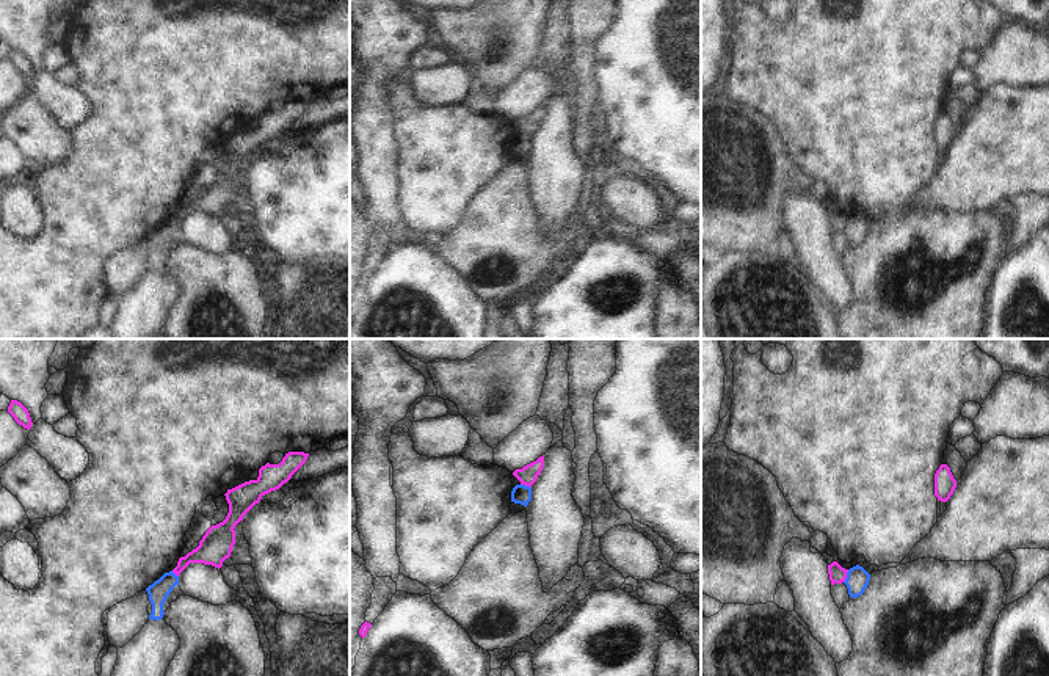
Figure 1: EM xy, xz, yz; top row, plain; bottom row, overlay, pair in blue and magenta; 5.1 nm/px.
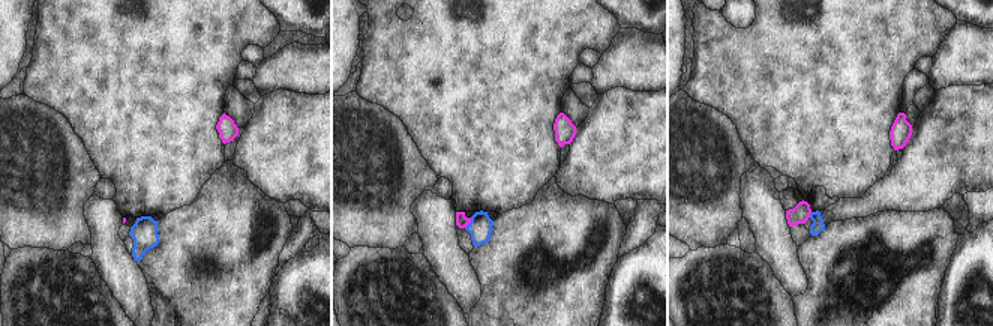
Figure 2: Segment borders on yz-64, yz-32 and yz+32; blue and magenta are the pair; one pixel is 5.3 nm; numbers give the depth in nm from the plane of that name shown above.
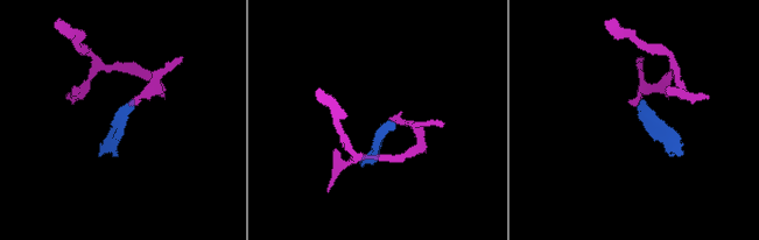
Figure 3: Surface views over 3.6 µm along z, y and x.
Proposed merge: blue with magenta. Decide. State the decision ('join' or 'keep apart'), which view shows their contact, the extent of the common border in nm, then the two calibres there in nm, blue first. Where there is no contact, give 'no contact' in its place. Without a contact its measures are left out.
keep apart; contact in yz; length 80 nm; calibres 120 and 90 nm

